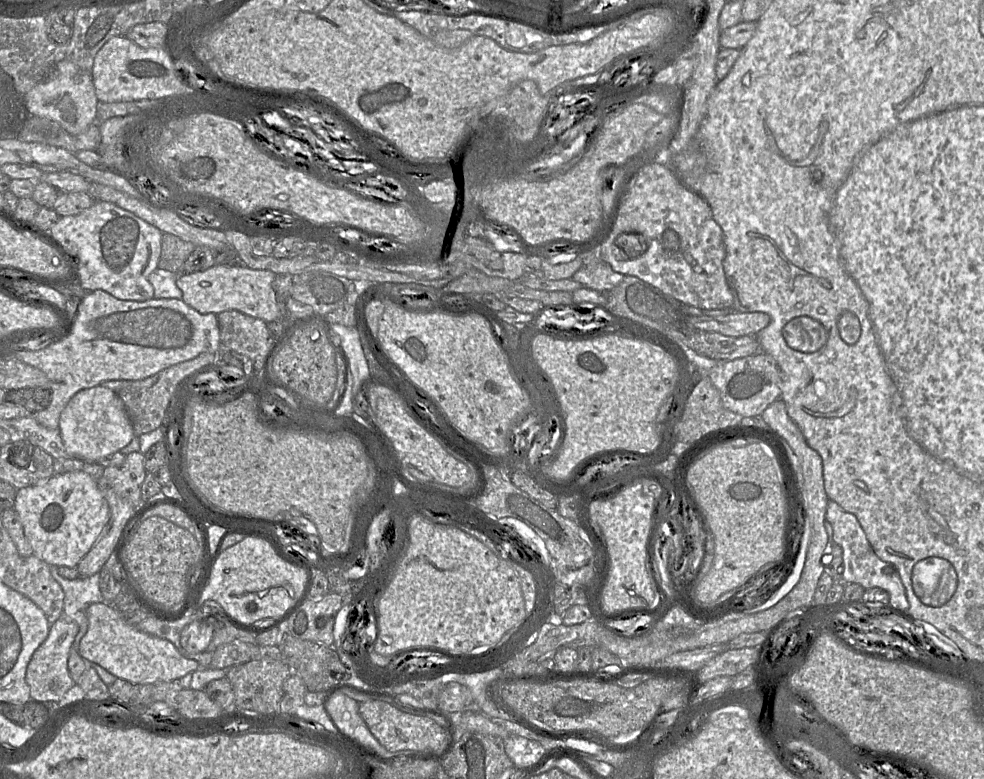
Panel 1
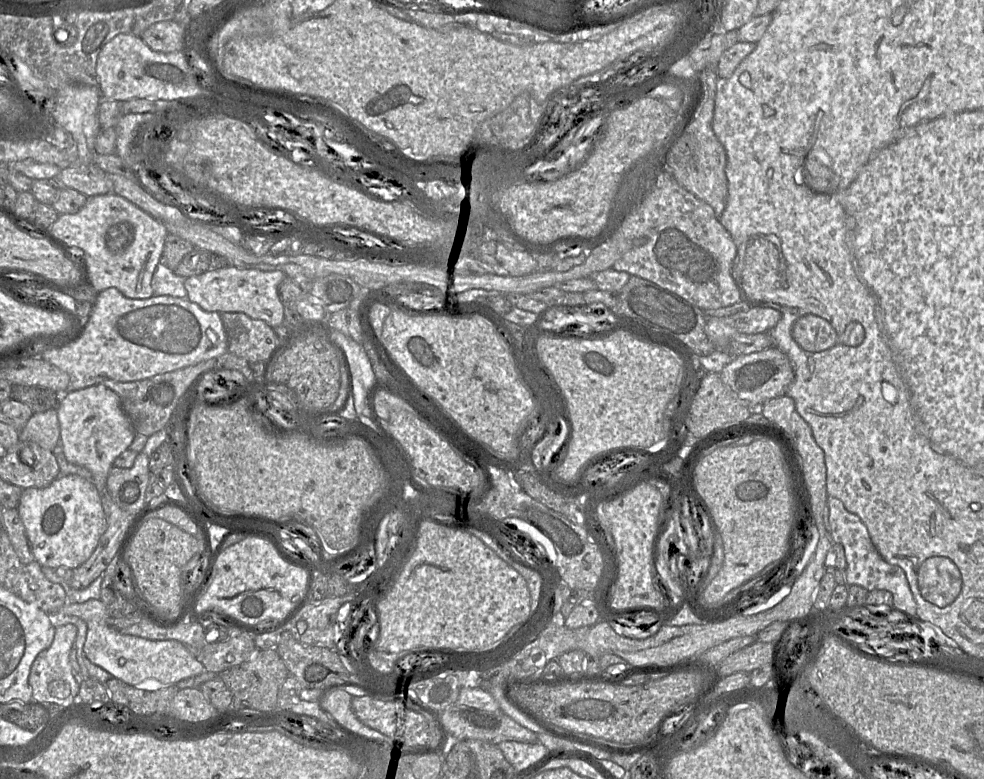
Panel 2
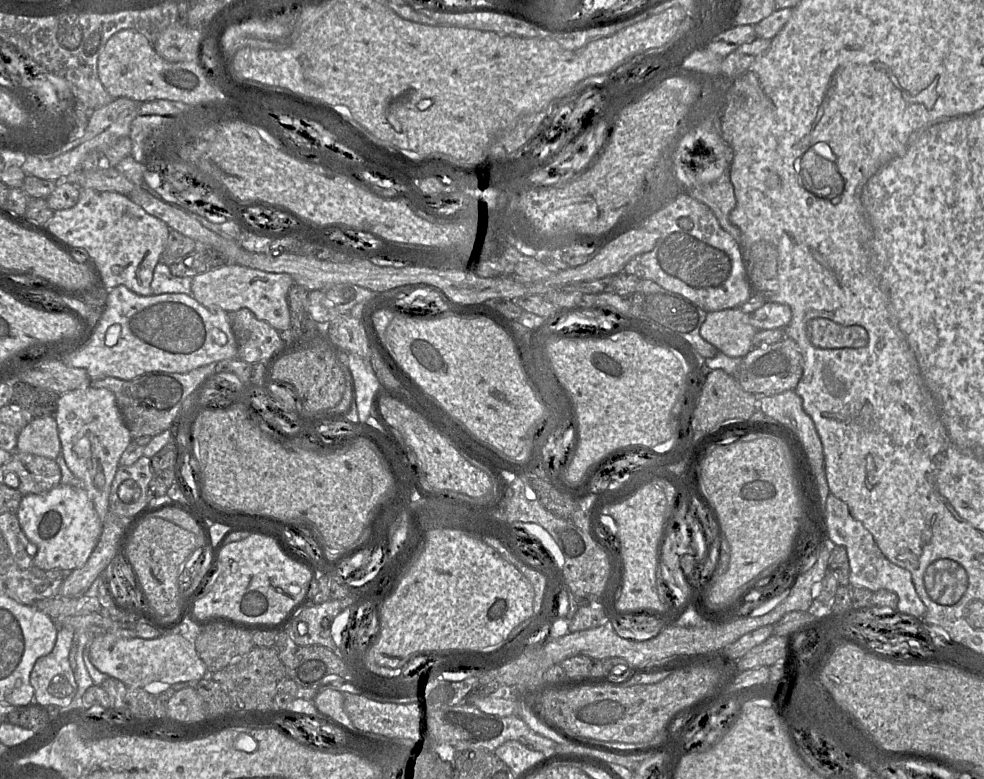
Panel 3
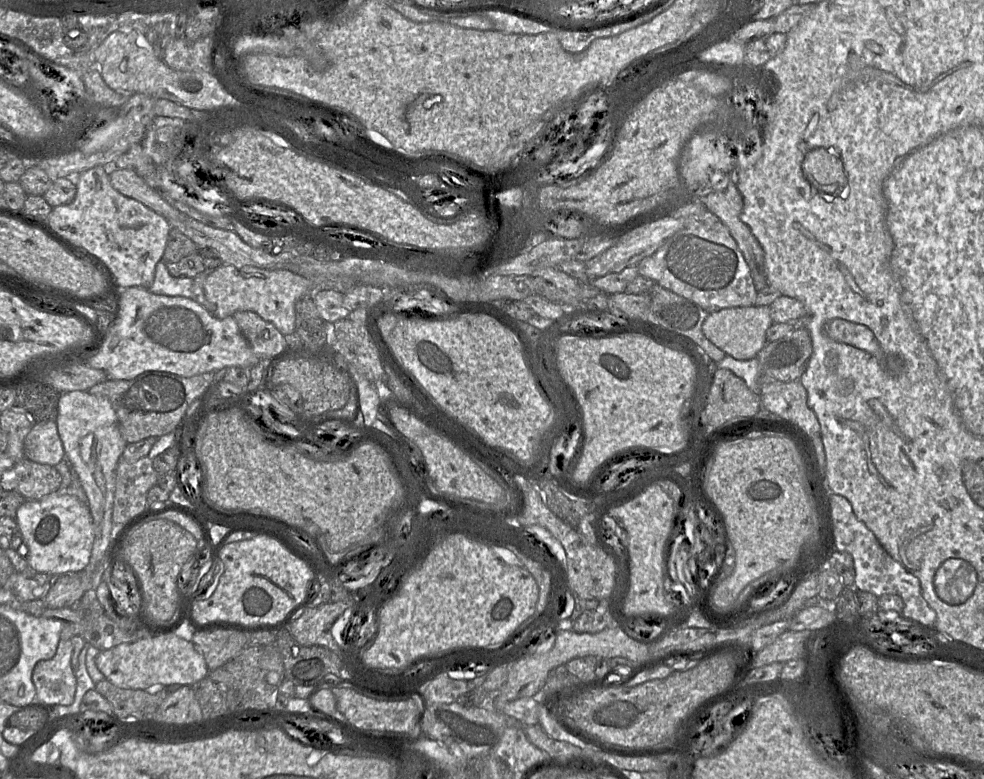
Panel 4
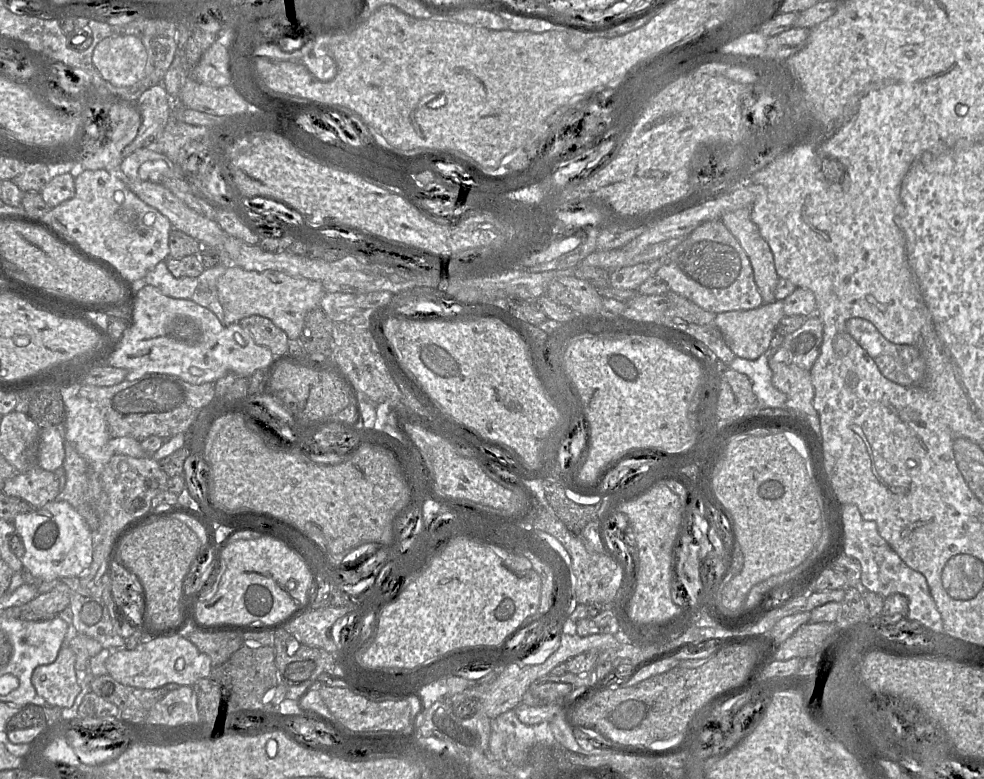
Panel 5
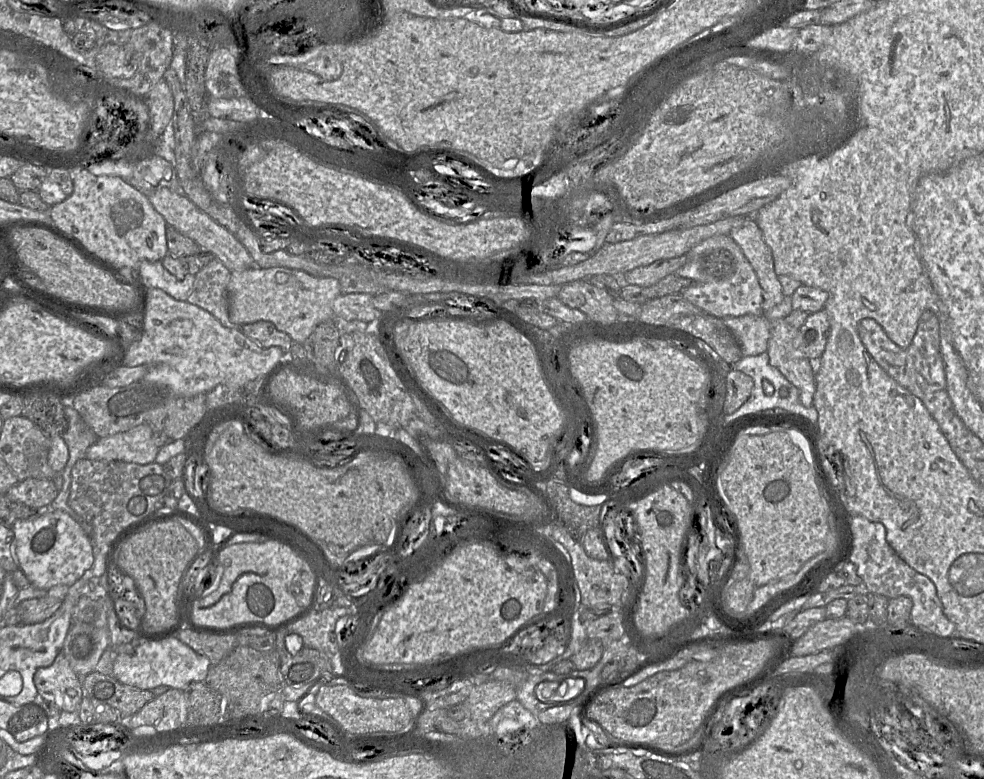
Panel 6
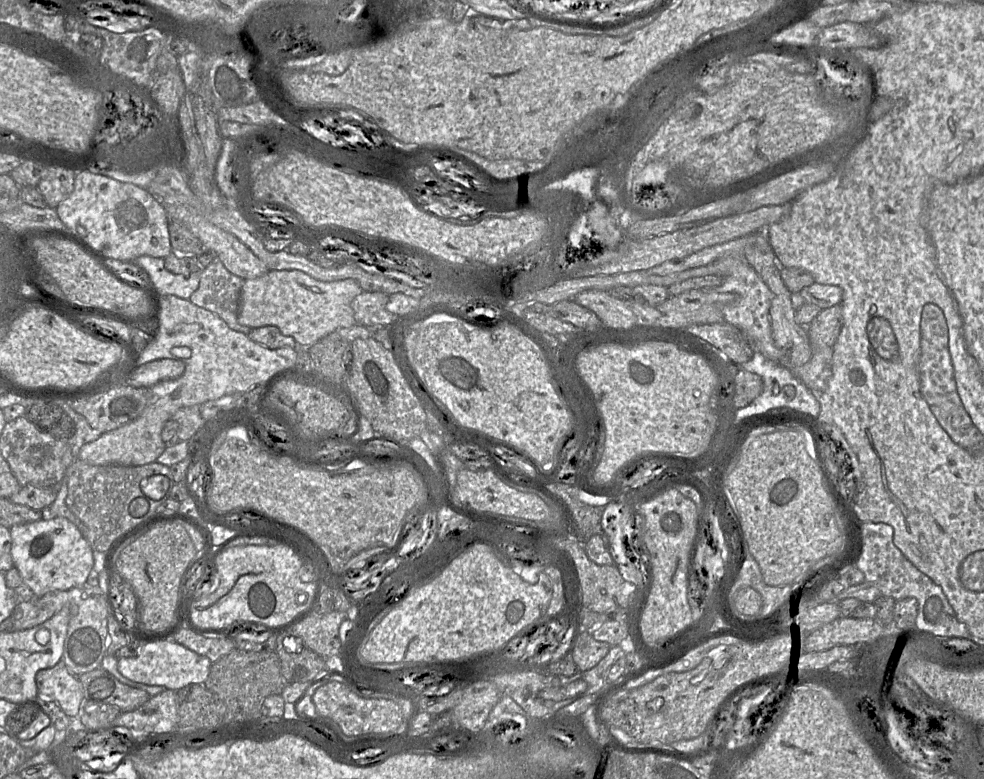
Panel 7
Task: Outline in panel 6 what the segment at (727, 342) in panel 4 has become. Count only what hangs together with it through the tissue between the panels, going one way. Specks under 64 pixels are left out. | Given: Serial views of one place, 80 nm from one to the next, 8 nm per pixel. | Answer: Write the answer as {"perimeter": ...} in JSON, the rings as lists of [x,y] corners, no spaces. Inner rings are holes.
{"perimeter":[[[784,296],[781,303],[760,315],[746,314],[720,319],[736,338],[742,355],[756,356],[767,351],[771,321],[785,318],[792,310],[791,296]]]}

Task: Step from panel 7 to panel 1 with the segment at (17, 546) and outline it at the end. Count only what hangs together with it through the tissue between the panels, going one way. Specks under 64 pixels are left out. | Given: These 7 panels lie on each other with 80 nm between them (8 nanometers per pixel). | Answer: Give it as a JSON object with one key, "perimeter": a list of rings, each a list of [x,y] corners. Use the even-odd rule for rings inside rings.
{"perimeter":[[[71,471],[53,475],[42,483],[19,489],[13,508],[23,525],[24,534],[29,541],[33,554],[50,566],[76,567],[91,550],[110,519],[110,509],[97,479],[82,471]]]}

